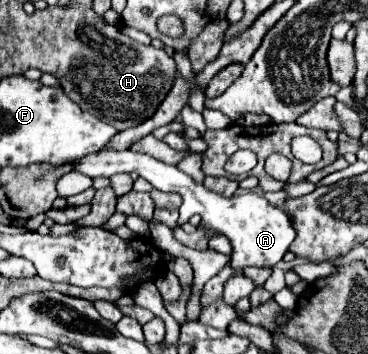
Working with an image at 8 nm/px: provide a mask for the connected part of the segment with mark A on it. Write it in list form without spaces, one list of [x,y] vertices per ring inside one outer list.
[[[124,150],[124,152],[96,152],[96,154],[88,154],[86,158],[74,162],[76,170],[96,178],[96,176],[112,176],[116,172],[138,172],[138,176],[146,178],[156,190],[162,192],[176,192],[182,196],[182,208],[180,208],[180,218],[176,226],[182,226],[184,222],[188,222],[190,216],[200,214],[202,216],[202,224],[206,230],[218,230],[220,234],[228,236],[234,252],[232,252],[232,264],[234,270],[242,270],[246,266],[274,266],[276,262],[280,262],[284,258],[284,254],[288,252],[288,246],[294,242],[294,228],[292,222],[288,218],[288,214],[270,204],[264,196],[256,194],[256,192],[246,192],[242,196],[232,196],[232,198],[224,198],[208,188],[204,188],[202,184],[194,182],[188,174],[184,174],[182,170],[178,170],[176,166],[164,164],[148,154],[138,154],[132,150]]]

